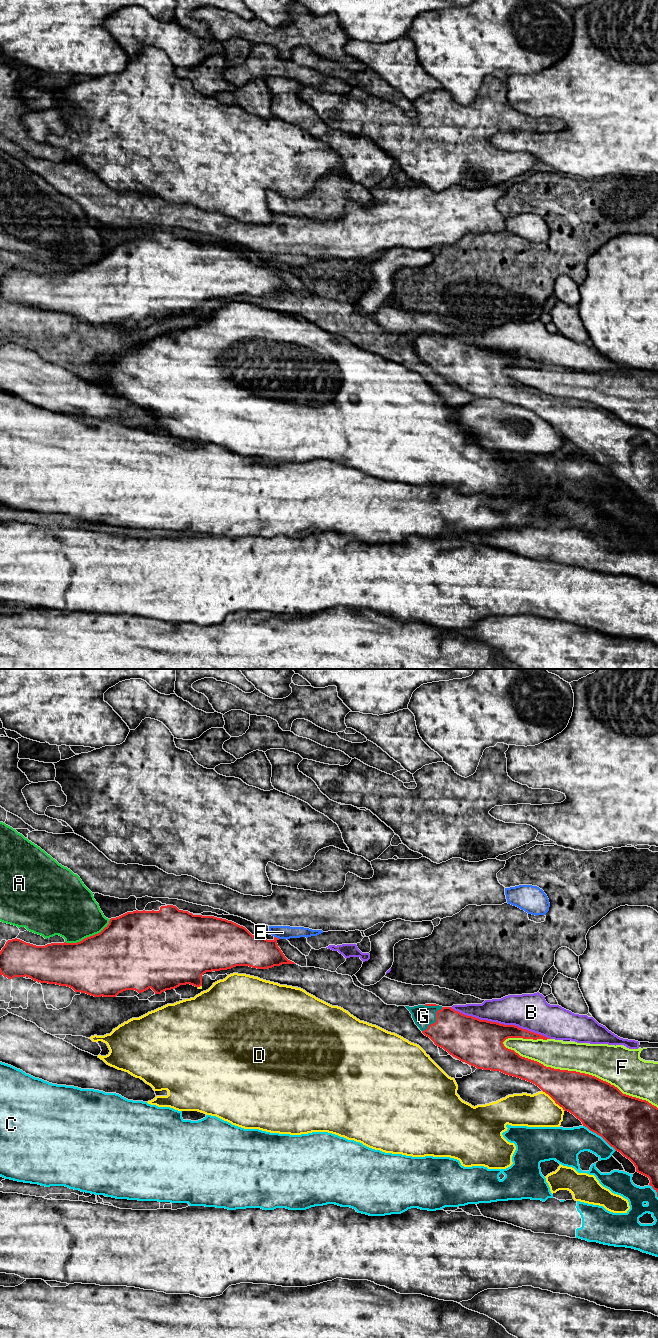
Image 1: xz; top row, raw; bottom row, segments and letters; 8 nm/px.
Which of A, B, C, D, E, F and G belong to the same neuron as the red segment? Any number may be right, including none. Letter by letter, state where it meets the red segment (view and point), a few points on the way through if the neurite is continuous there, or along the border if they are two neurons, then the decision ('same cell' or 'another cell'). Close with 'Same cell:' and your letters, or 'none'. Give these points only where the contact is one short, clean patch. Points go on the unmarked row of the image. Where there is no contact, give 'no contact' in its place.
A: contact xz (88, 265); another cell
B: contact xz (499, 351); another cell
C: contact xz (600, 463); another cell
D: contact xz (553, 427); another cell
E: contact xz (277, 266); border xz (274, 264), (279, 266); another cell
F: contact xz (579, 400); another cell
G: contact xz (436, 348); same cell
Same cell: G

